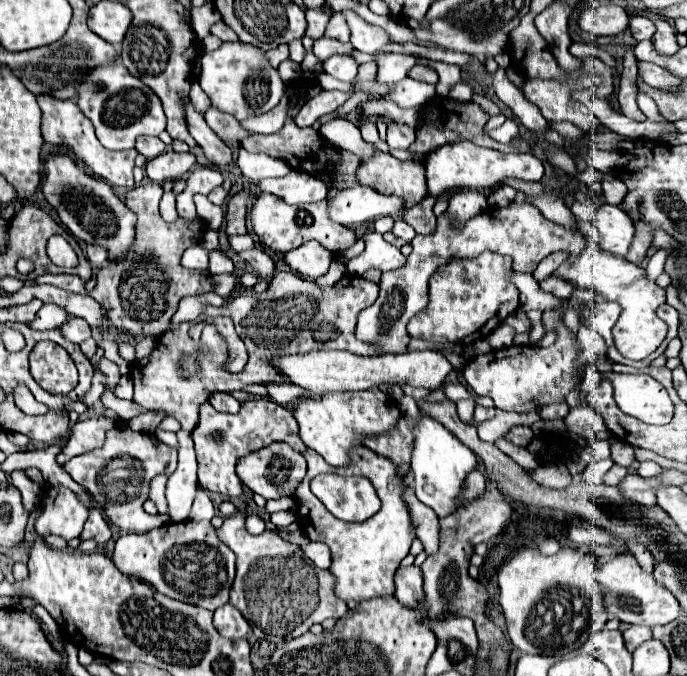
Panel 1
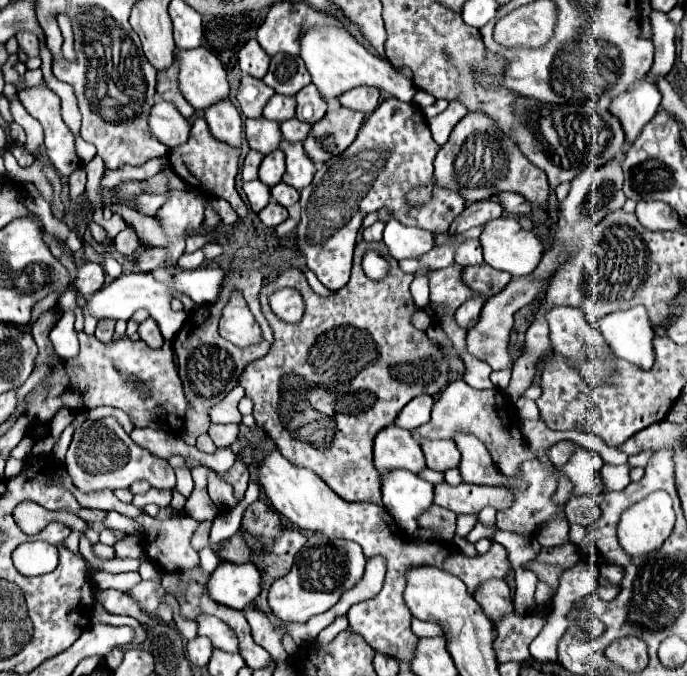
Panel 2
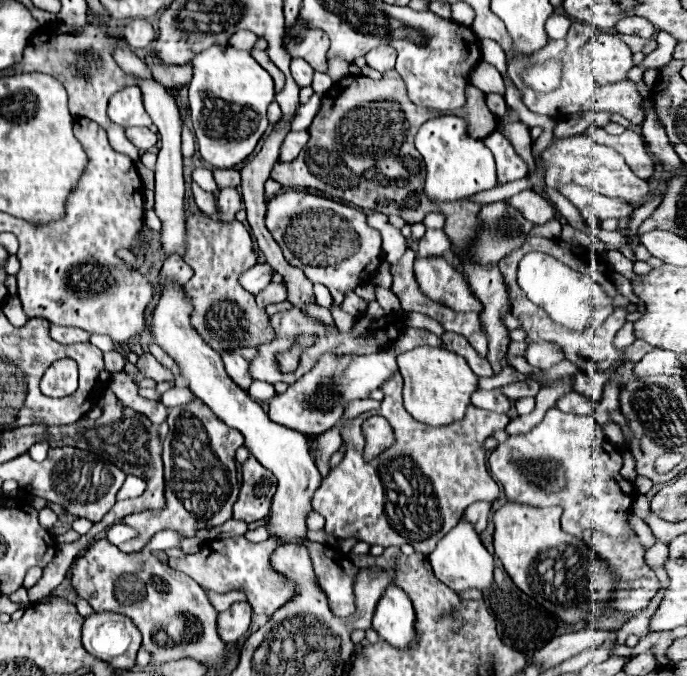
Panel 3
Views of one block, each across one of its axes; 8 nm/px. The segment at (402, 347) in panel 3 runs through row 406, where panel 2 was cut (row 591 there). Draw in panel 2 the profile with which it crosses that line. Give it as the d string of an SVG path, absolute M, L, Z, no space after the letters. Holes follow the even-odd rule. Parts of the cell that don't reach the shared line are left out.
M310 534L306 546L296 556L296 562L284 578L276 580L268 592L268 606L274 616L290 622L306 622L310 616L330 610L342 592L356 586L364 576L366 558L356 542L328 540L320 534Z

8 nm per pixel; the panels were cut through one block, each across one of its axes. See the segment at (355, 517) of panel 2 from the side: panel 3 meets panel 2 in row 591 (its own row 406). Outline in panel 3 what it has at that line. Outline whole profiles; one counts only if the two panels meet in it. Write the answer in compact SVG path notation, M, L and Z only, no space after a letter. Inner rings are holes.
M400 374L392 376L392 380L384 382L384 400L378 410L364 412L356 416L354 420L348 420L340 426L340 434L346 442L346 452L342 462L330 470L328 478L322 480L320 488L316 490L312 498L312 508L326 518L326 532L334 534L336 538L350 538L356 536L362 542L368 544L380 544L384 548L388 546L402 546L412 544L416 552L430 554L436 548L436 542L460 520L466 506L472 502L494 502L500 486L492 480L488 468L486 468L486 450L484 440L496 432L504 430L510 418L506 414L482 410L476 406L468 406L466 416L460 422L452 422L446 426L426 426L422 422L416 422L406 410L402 402L402 382ZM370 416L384 416L396 434L396 458L378 458L372 462L366 462L362 458L364 452L364 436L362 436L362 422Z

